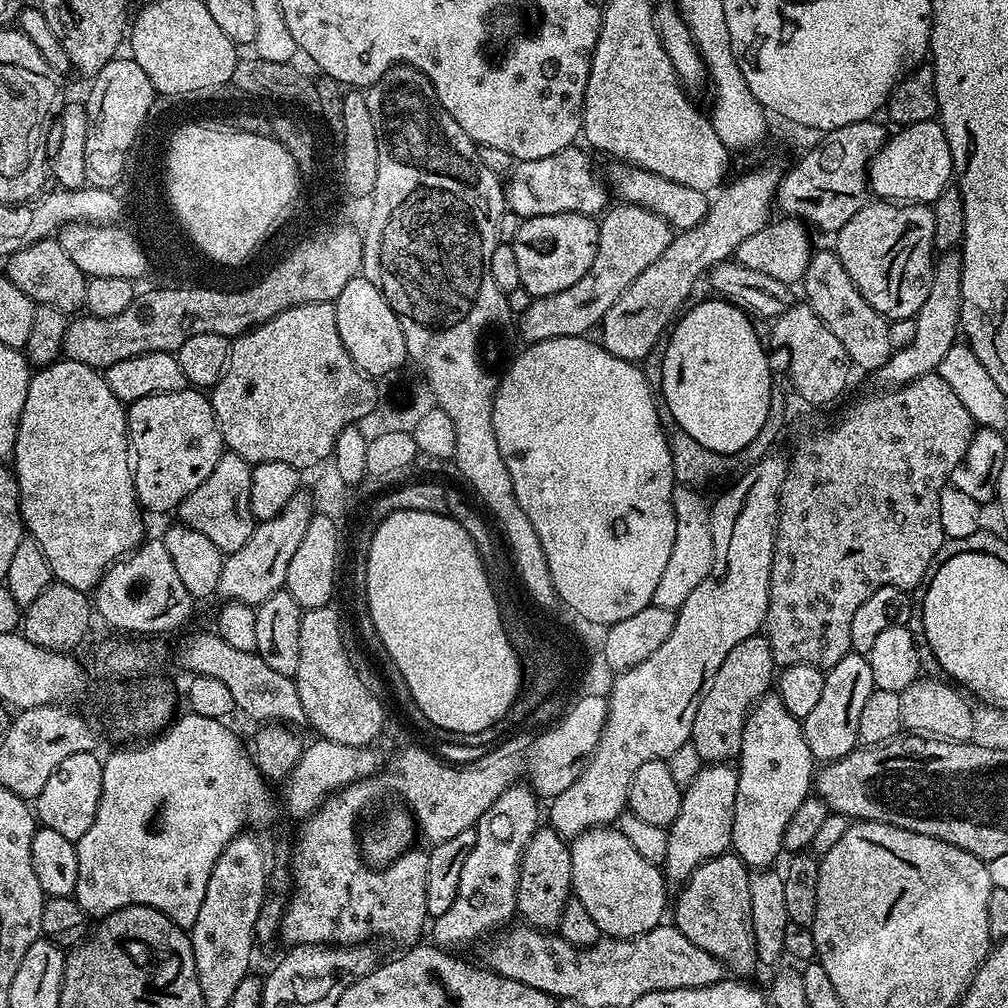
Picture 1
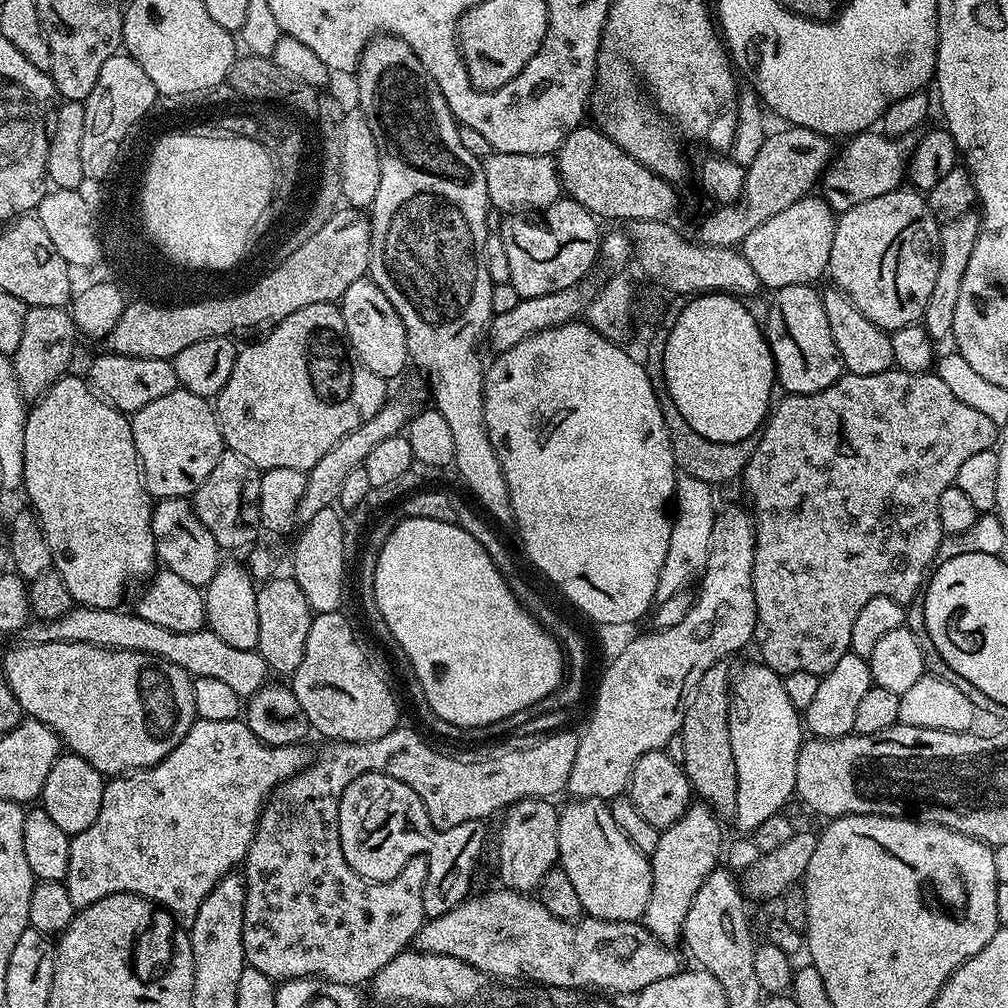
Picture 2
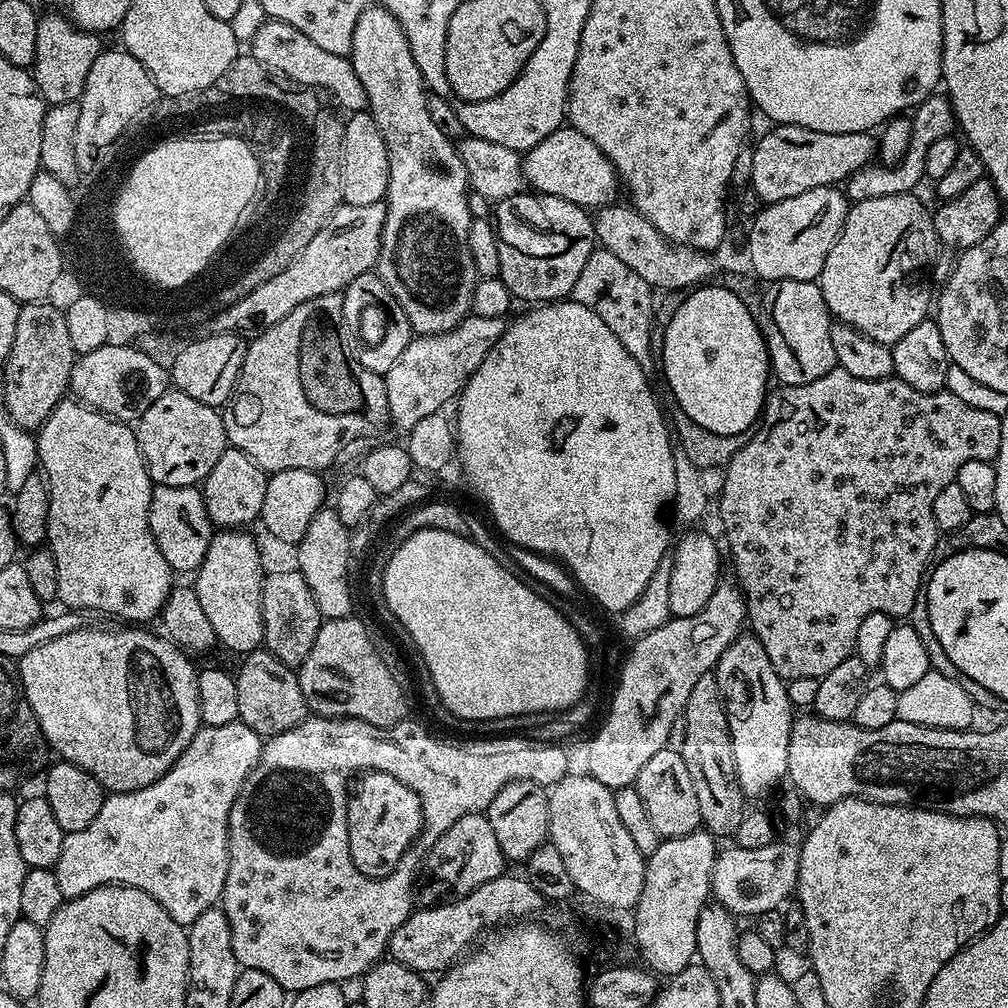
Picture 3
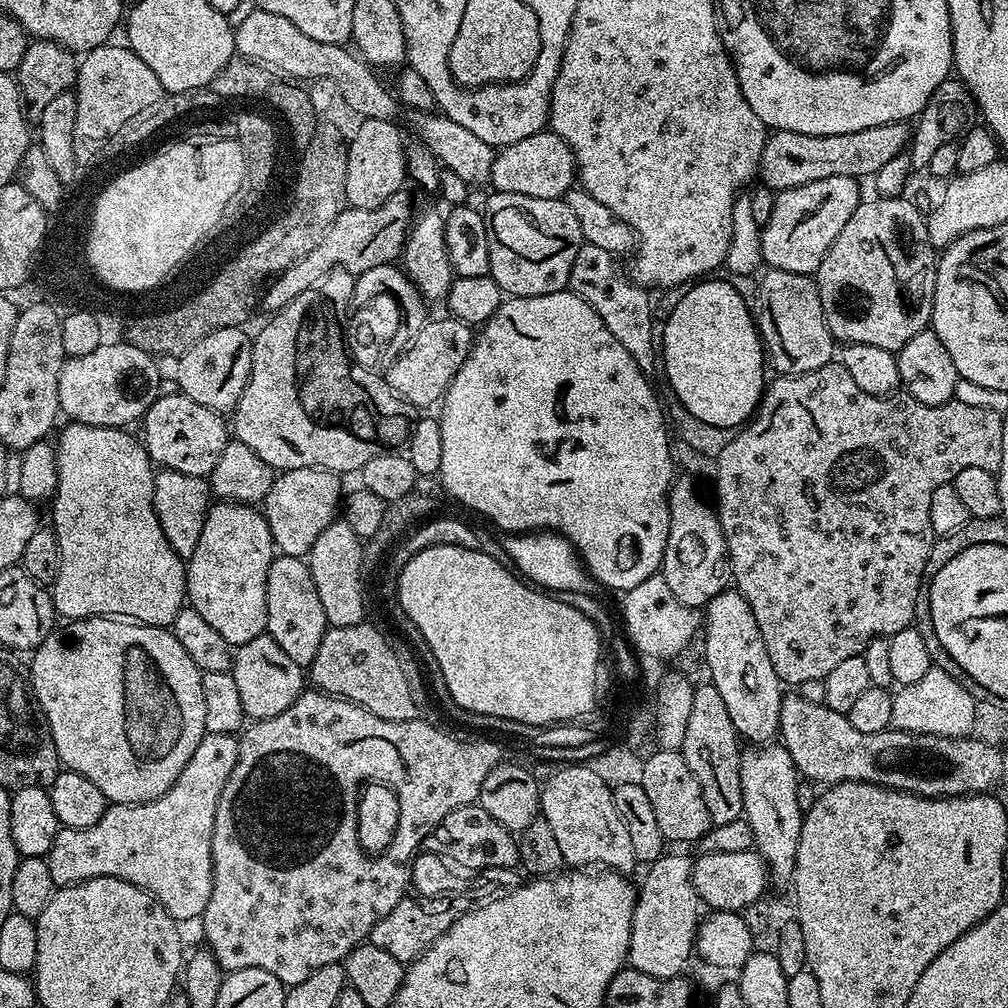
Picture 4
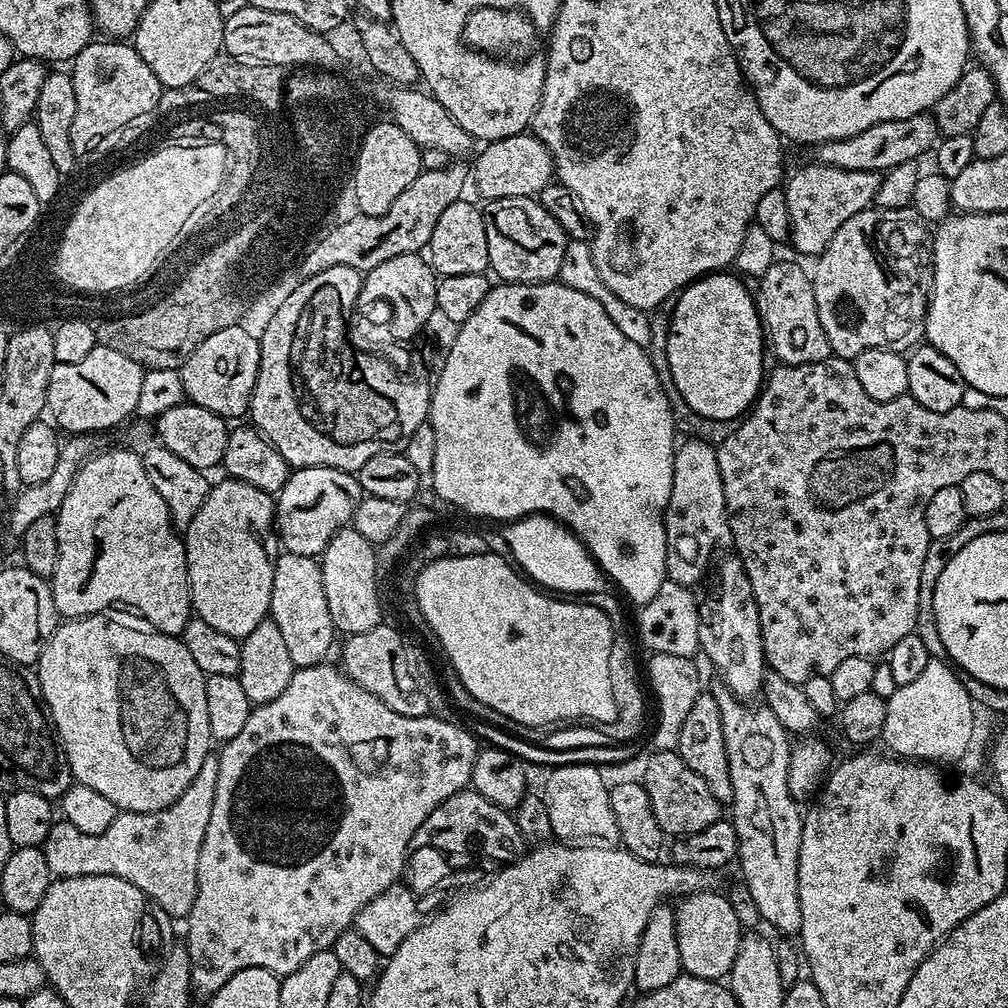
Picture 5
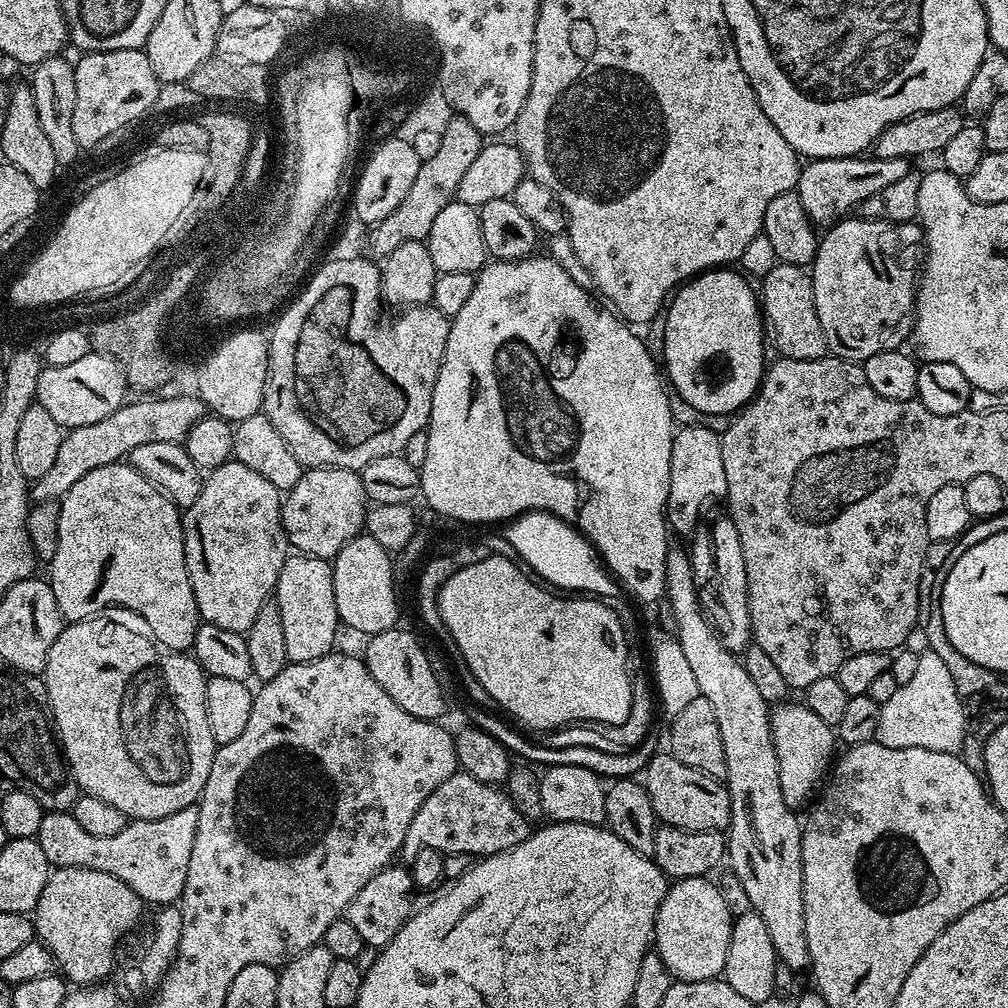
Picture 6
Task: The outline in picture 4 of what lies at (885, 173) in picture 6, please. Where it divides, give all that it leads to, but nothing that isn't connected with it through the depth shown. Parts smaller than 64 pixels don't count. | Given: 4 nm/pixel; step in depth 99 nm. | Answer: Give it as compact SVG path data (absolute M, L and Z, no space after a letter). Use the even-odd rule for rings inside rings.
M835 176L818 178L818 182L806 182L802 186L776 192L770 222L760 229L764 264L768 268L790 270L790 274L812 276L816 273L834 238L842 234L842 226L850 222L850 214L854 214L862 203L860 184L855 176Z

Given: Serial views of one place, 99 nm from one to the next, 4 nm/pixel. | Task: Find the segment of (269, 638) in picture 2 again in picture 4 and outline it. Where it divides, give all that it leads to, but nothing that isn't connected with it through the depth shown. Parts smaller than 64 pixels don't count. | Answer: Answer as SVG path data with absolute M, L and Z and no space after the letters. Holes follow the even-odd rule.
M282 555L273 559L266 582L266 614L267 635L272 636L278 646L282 646L283 652L292 661L302 666L312 665L314 654L318 654L318 646L322 646L322 638L328 633L330 625L326 610L322 610L322 601L318 598L307 559Z

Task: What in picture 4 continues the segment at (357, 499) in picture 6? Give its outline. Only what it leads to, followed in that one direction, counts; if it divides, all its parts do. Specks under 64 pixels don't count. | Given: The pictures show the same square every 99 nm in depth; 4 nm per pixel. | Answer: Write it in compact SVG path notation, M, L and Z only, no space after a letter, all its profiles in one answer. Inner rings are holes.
M303 468L280 472L270 486L270 494L262 502L262 511L270 526L275 551L282 556L307 557L314 538L337 519L342 508L341 477L325 468Z

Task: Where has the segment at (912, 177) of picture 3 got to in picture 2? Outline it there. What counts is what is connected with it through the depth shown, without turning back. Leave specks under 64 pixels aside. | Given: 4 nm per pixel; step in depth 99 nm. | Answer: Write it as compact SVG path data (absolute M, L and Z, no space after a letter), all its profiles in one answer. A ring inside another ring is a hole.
M880 130L858 132L847 141L844 149L837 151L831 164L824 169L818 188L823 200L839 214L858 206L862 202L870 202L870 198L882 198L882 194L890 194L905 183L908 162L912 159L912 151L916 148L917 137L905 134L899 138L889 138Z

